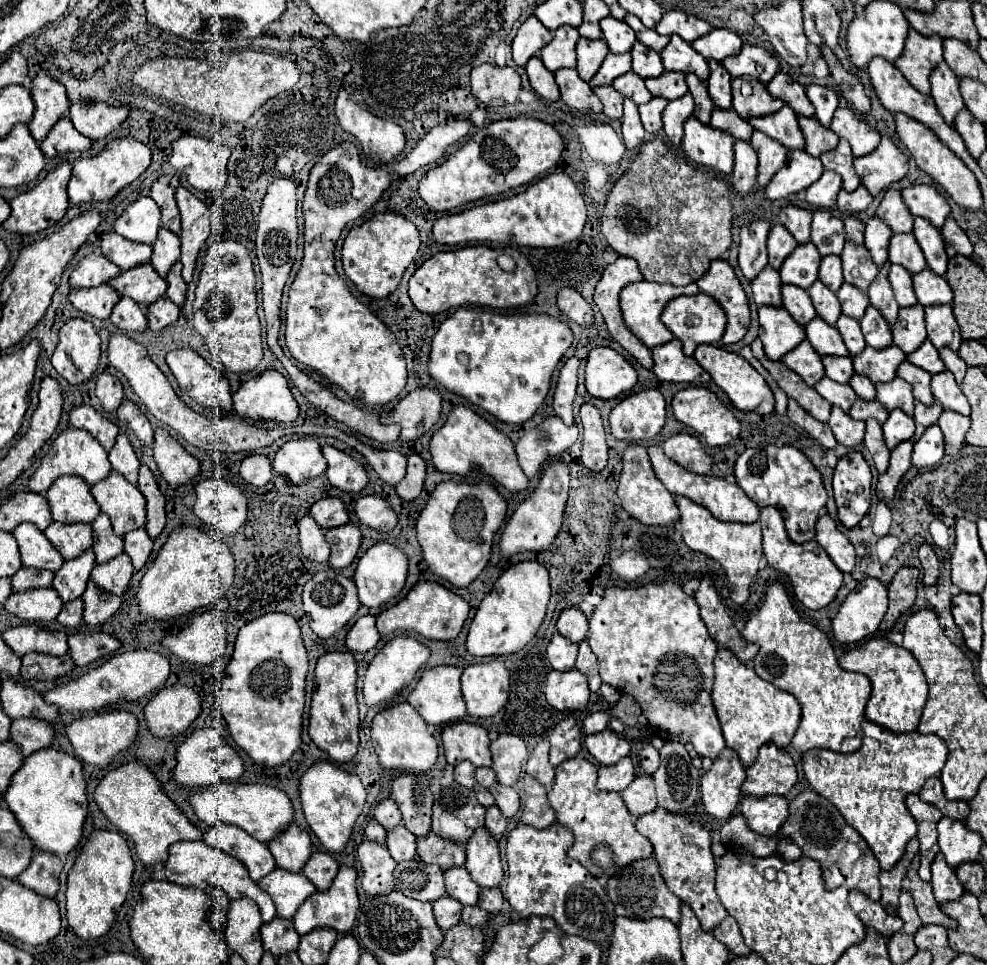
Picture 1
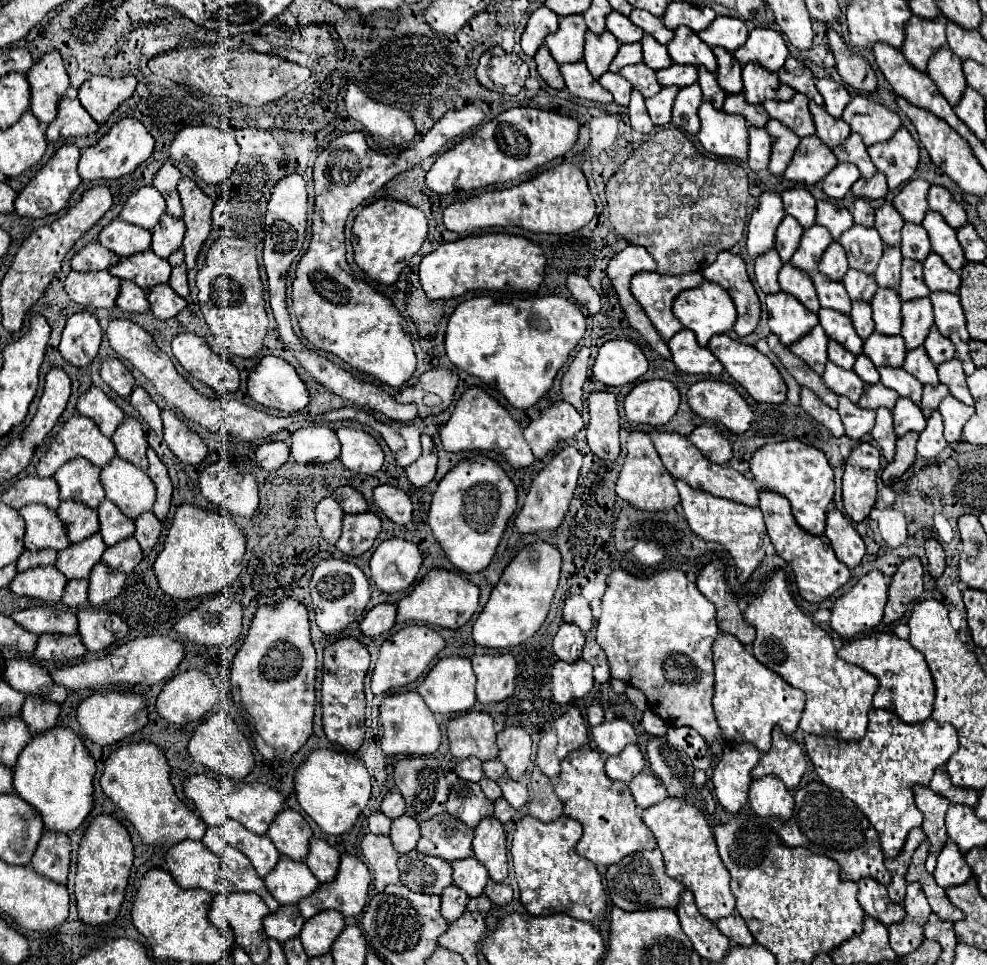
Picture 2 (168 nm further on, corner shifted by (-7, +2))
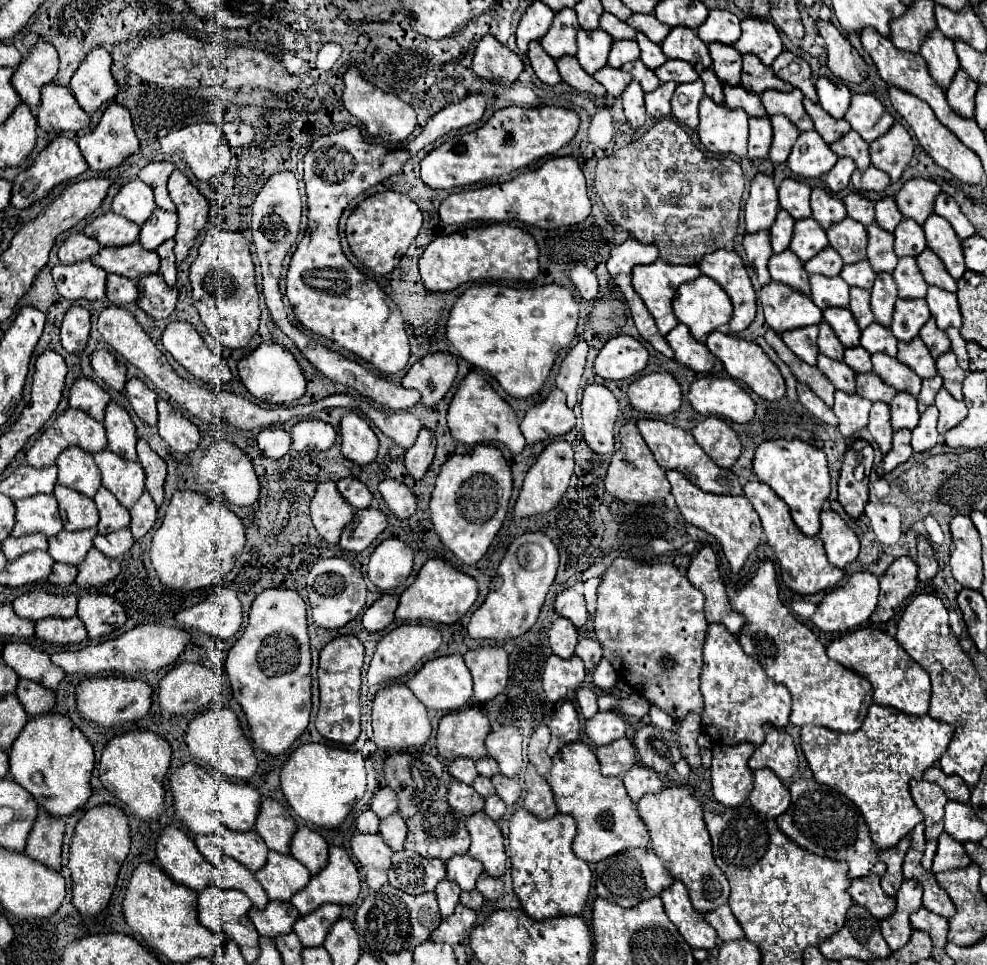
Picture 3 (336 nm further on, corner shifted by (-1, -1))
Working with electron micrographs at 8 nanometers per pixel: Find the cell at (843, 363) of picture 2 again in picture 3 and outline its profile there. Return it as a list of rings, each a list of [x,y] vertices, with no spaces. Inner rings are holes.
[[[822,321],[818,327],[820,327],[820,335],[818,335],[818,349],[820,349],[820,353],[828,355],[830,359],[842,359],[844,357],[842,355],[844,347],[842,347],[840,339],[836,337],[836,333],[832,331],[832,327],[826,321]]]

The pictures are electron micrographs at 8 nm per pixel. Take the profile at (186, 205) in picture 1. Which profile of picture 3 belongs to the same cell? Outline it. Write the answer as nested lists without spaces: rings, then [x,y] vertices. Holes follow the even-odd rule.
[[[176,169],[168,179],[168,191],[176,203],[178,213],[178,233],[176,233],[176,263],[182,263],[188,257],[190,247],[194,245],[196,235],[208,221],[208,203],[198,193],[198,189],[188,181],[188,177]]]

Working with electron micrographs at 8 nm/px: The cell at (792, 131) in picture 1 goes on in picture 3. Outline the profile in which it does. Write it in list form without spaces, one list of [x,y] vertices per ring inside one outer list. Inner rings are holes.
[[[792,89],[790,93],[782,93],[782,91],[764,91],[762,95],[762,103],[768,111],[768,115],[786,115],[788,119],[792,119],[792,123],[800,129],[800,131],[810,131],[814,129],[814,123],[810,119],[810,115],[804,111],[802,107],[802,91]]]

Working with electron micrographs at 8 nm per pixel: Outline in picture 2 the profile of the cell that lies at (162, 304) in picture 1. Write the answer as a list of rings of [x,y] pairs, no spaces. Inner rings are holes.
[[[168,284],[152,288],[148,294],[148,302],[150,302],[152,314],[158,320],[168,320],[176,316],[178,312],[182,312],[182,308],[186,306],[186,300],[180,298]]]

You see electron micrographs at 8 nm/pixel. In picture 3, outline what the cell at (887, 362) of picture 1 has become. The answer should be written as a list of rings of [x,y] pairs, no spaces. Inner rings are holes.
[[[870,323],[860,337],[860,345],[866,347],[870,353],[886,353],[890,357],[896,357],[896,339],[888,327],[882,327],[880,323]]]

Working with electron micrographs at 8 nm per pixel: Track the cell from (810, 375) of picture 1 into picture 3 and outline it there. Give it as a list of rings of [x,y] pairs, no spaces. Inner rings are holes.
[[[810,325],[810,327],[798,327],[794,331],[784,331],[782,341],[808,365],[816,365],[816,355],[818,355],[818,345],[816,345],[816,337],[818,337],[818,325]]]

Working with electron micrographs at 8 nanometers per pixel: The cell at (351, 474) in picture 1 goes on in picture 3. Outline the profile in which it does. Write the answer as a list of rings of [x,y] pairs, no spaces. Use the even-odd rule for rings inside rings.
[[[350,411],[342,417],[340,431],[342,431],[342,453],[350,461],[366,465],[376,459],[378,437],[366,419]]]

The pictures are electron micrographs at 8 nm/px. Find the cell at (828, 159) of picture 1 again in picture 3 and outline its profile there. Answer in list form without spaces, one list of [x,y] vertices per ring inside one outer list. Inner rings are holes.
[[[850,131],[842,139],[834,141],[830,145],[830,149],[838,157],[852,157],[854,163],[856,163],[856,167],[860,171],[864,171],[866,167],[870,167],[870,145],[866,145],[864,139],[856,131]]]

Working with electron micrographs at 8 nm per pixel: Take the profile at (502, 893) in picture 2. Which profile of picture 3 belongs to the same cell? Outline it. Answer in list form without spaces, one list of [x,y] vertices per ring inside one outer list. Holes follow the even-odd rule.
[[[482,873],[482,875],[478,877],[476,889],[478,889],[486,899],[498,899],[498,897],[504,893],[504,883],[502,883],[502,879],[496,879],[496,877],[490,877],[490,875]]]

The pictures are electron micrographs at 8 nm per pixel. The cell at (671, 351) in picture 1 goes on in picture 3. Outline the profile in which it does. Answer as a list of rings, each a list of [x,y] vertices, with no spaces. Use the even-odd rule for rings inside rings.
[[[686,325],[674,327],[666,335],[670,347],[676,353],[676,361],[698,371],[698,373],[720,373],[722,371],[722,361],[708,351],[708,347],[700,341],[696,341]]]

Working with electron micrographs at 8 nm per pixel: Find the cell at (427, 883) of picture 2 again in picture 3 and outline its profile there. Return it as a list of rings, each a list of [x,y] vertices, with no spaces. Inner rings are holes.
[[[398,851],[392,855],[388,877],[392,887],[408,895],[420,895],[434,891],[446,879],[446,863],[442,859],[426,859],[414,851]]]

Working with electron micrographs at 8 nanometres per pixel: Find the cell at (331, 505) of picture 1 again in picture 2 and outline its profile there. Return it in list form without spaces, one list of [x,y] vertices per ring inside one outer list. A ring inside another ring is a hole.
[[[340,486],[340,488],[334,492],[334,498],[336,498],[338,504],[342,506],[344,514],[360,514],[360,512],[366,512],[366,510],[368,510],[368,504],[366,504],[366,500],[360,496],[360,492],[356,492],[356,490],[350,488],[350,486]]]

